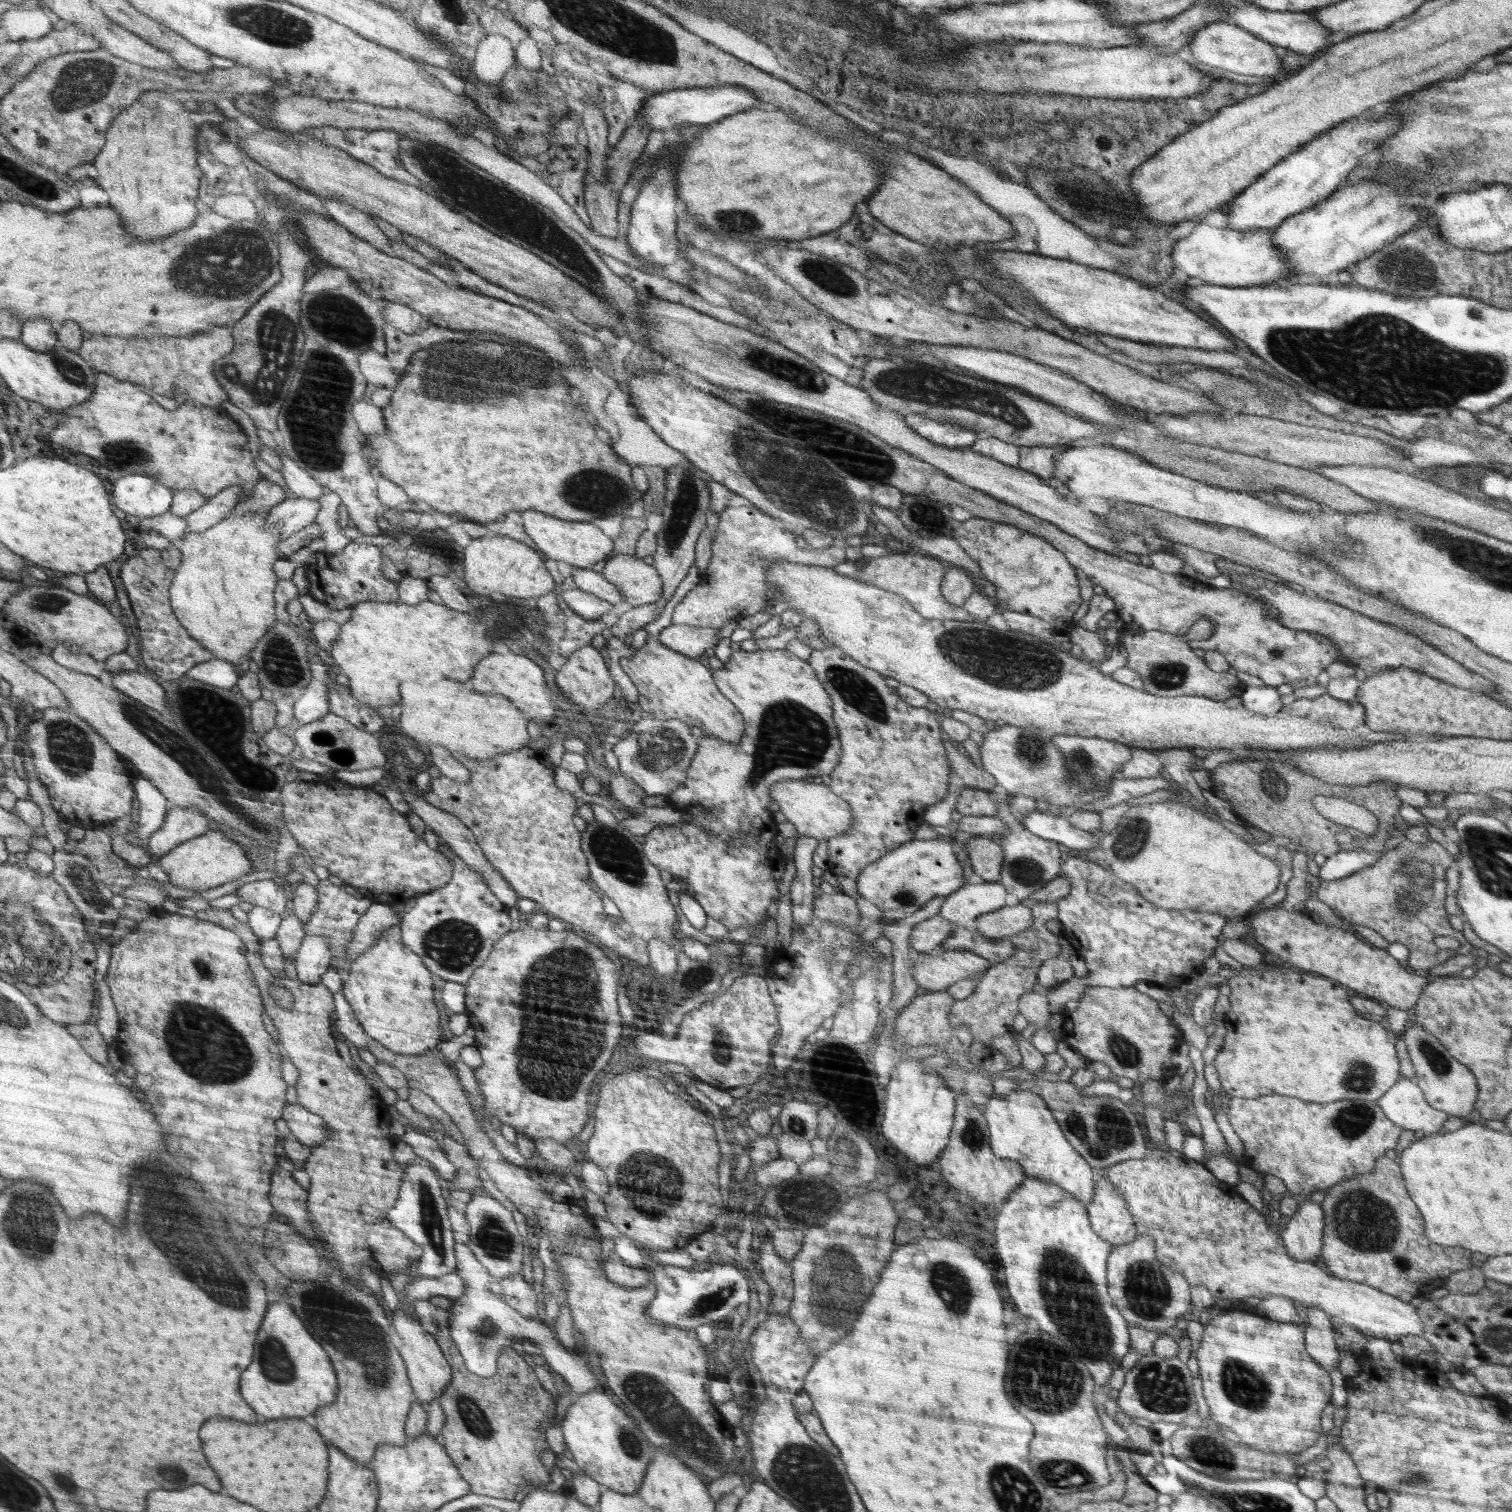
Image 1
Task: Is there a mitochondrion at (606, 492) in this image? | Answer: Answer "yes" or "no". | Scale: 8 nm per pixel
yes

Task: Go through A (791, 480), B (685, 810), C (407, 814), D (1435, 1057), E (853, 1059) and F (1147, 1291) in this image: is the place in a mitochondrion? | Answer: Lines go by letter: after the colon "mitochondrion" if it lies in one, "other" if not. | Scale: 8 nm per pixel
A: mitochondrion
B: other
C: other
D: mitochondrion
E: mitochondrion
F: mitochondrion

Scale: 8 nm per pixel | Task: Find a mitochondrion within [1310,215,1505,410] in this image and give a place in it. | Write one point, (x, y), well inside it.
(1408, 268)

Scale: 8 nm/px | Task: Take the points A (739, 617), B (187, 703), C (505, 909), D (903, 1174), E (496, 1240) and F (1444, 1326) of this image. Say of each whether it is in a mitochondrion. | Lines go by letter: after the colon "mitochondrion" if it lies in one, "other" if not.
A: other
B: mitochondrion
C: other
D: other
E: mitochondrion
F: other

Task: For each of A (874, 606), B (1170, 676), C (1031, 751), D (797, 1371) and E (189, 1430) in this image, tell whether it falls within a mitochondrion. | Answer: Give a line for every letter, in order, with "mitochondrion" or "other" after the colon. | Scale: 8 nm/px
A: other
B: mitochondrion
C: mitochondrion
D: other
E: other

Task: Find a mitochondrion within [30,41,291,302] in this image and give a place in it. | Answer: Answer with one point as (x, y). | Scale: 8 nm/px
(79, 85)

